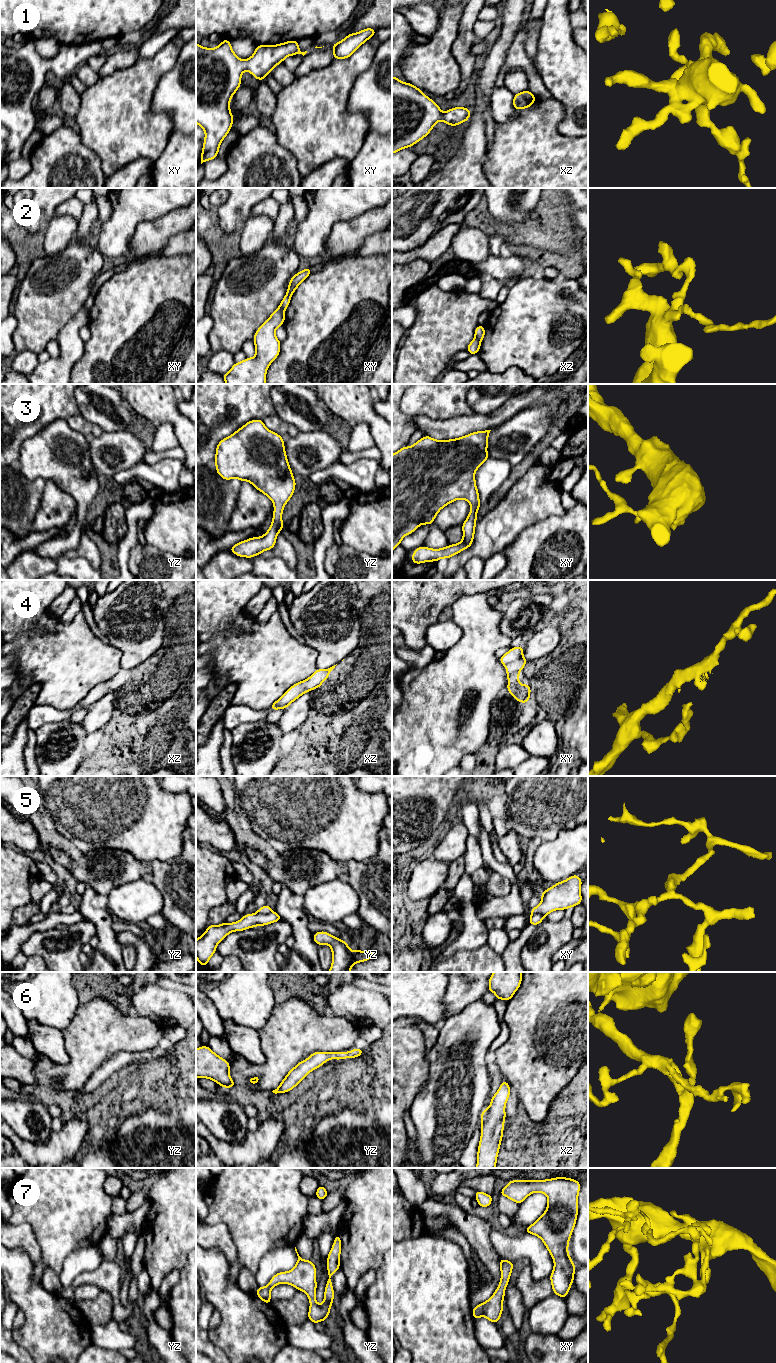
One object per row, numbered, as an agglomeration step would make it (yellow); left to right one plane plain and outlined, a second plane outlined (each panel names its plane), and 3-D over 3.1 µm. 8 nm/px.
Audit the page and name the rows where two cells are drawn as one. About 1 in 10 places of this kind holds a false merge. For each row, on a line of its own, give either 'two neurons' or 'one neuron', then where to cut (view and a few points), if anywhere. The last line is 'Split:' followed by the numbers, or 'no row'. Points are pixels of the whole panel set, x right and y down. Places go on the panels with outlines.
1: one neuron; cut none
2: two neurons; cut xz (475, 337), (480, 341)
3: one neuron; cut none
4: one neuron; cut none
5: two neurons; cut yz (272, 911), (267, 913), (258, 912)
6: one neuron; cut none
7: one neuron; cut none
Split: 2, 5

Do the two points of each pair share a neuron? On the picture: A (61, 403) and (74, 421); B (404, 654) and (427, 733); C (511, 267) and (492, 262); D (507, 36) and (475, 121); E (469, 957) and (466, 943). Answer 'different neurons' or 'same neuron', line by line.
A: different neurons
B: different neurons
C: same neuron
D: same neuron
E: different neurons

